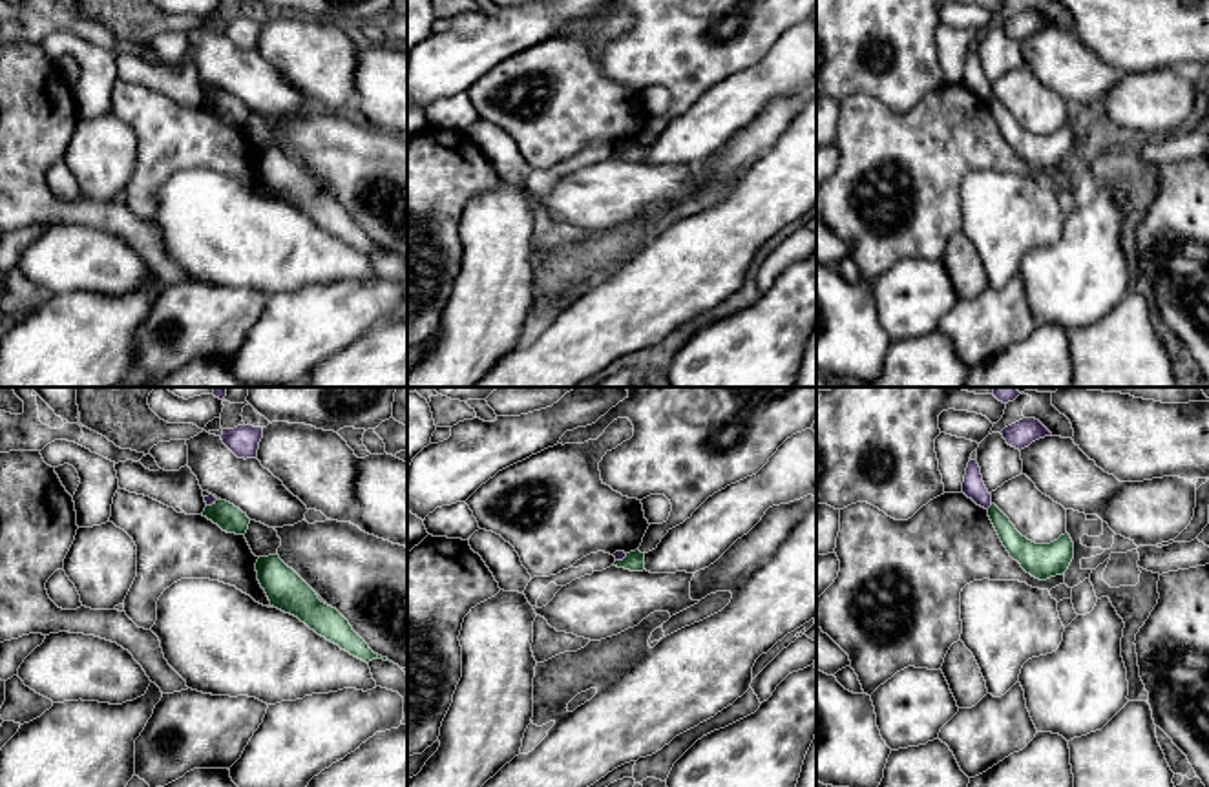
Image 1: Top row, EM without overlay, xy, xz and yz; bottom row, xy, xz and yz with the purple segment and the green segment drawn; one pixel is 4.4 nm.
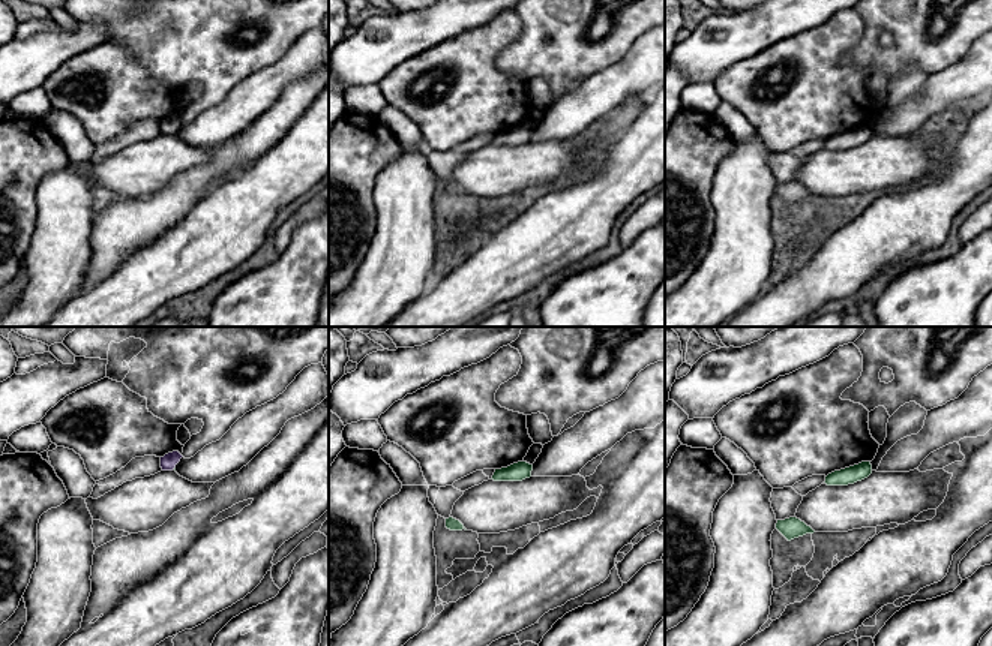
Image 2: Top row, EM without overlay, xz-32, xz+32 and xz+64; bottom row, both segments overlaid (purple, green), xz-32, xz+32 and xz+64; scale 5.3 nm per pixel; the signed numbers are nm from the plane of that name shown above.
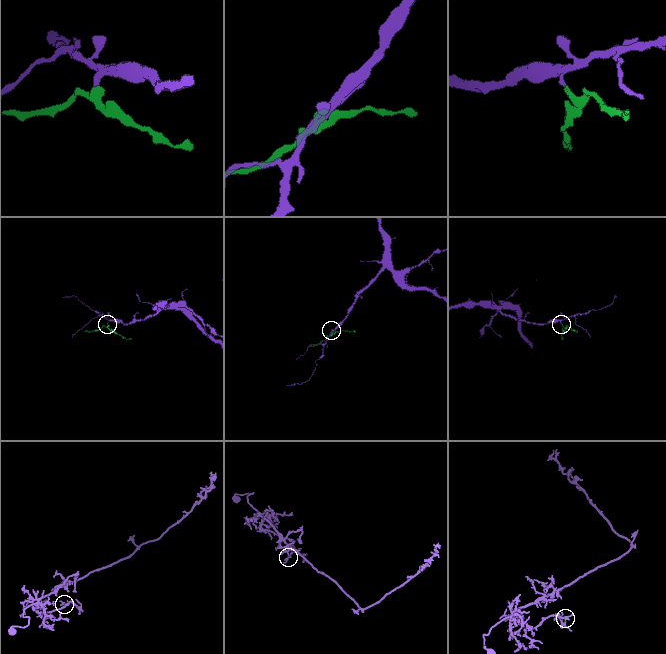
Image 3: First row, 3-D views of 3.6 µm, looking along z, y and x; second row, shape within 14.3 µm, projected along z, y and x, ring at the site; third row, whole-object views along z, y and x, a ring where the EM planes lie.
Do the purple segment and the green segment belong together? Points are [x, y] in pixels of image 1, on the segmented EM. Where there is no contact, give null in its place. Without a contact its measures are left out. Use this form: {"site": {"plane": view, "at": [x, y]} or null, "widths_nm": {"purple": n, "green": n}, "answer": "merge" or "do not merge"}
{"site": {"plane": "yz", "at": [988, 506]}, "widths_nm": {"purple": 100, "green": 110}, "answer": "do not merge"}

